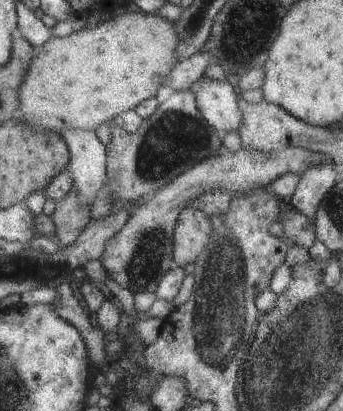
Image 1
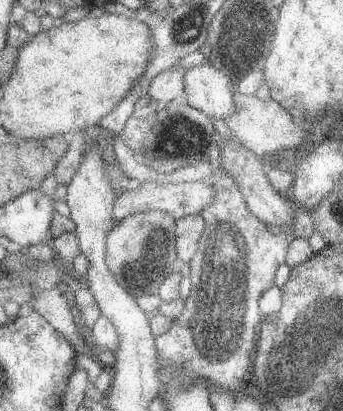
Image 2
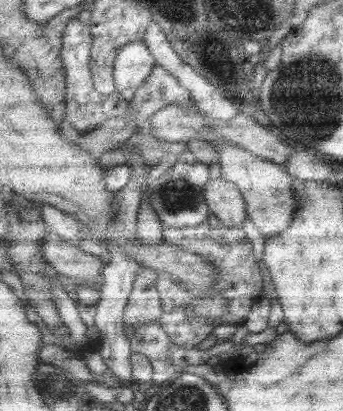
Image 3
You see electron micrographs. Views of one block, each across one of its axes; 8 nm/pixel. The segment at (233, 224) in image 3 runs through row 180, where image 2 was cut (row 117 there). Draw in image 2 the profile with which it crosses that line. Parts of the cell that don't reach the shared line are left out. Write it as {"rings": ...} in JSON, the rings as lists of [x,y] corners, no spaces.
{"rings":[[[211,58],[211,66],[197,66],[197,68],[193,68],[193,70],[185,76],[185,84],[187,84],[187,90],[185,90],[183,98],[185,98],[191,106],[195,106],[197,110],[209,114],[211,120],[213,120],[217,126],[223,126],[223,120],[235,114],[235,104],[233,104],[235,88],[233,88],[233,82],[213,64],[213,58]]]}

